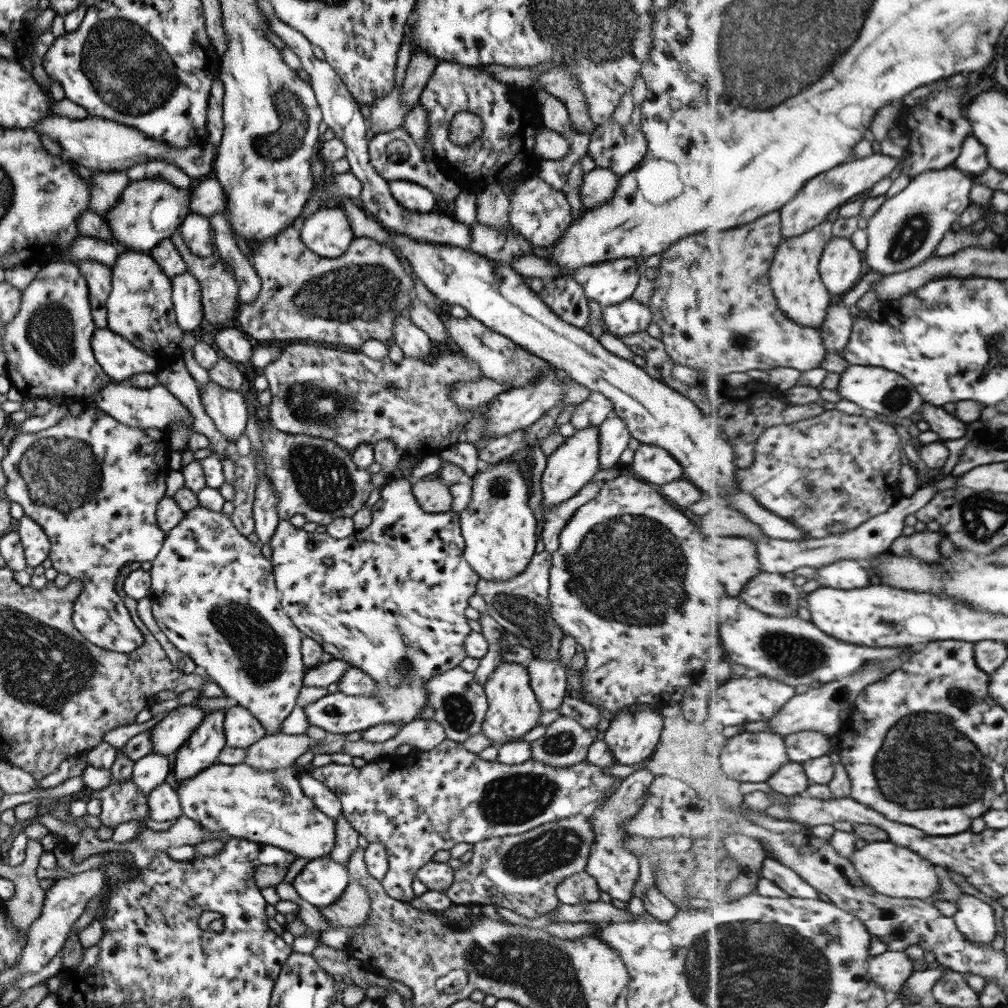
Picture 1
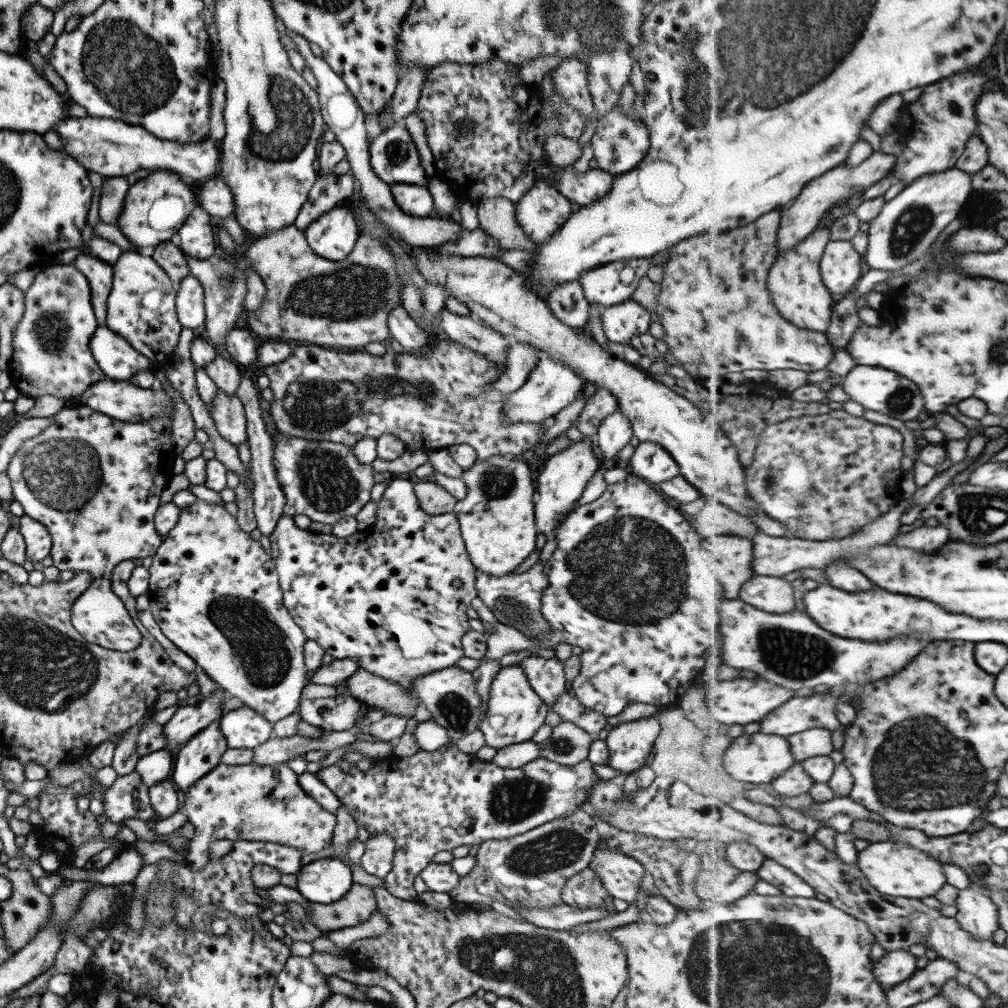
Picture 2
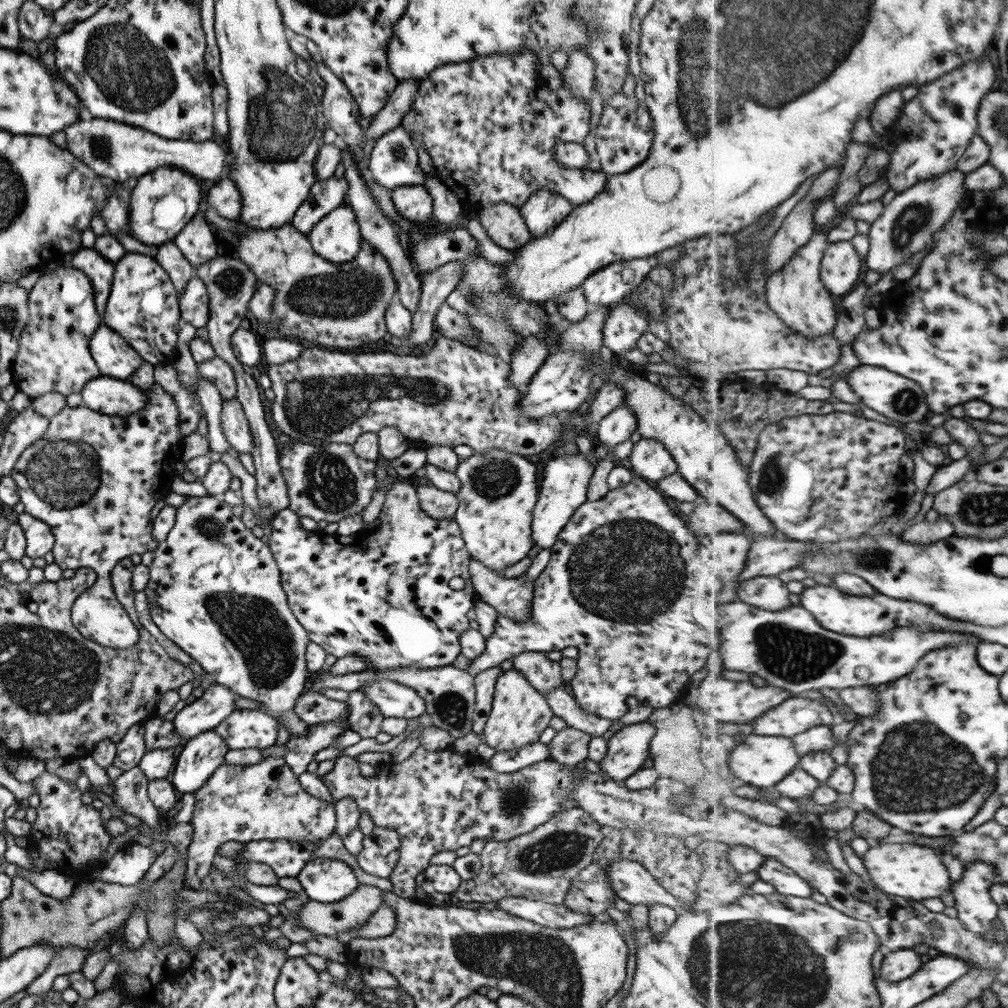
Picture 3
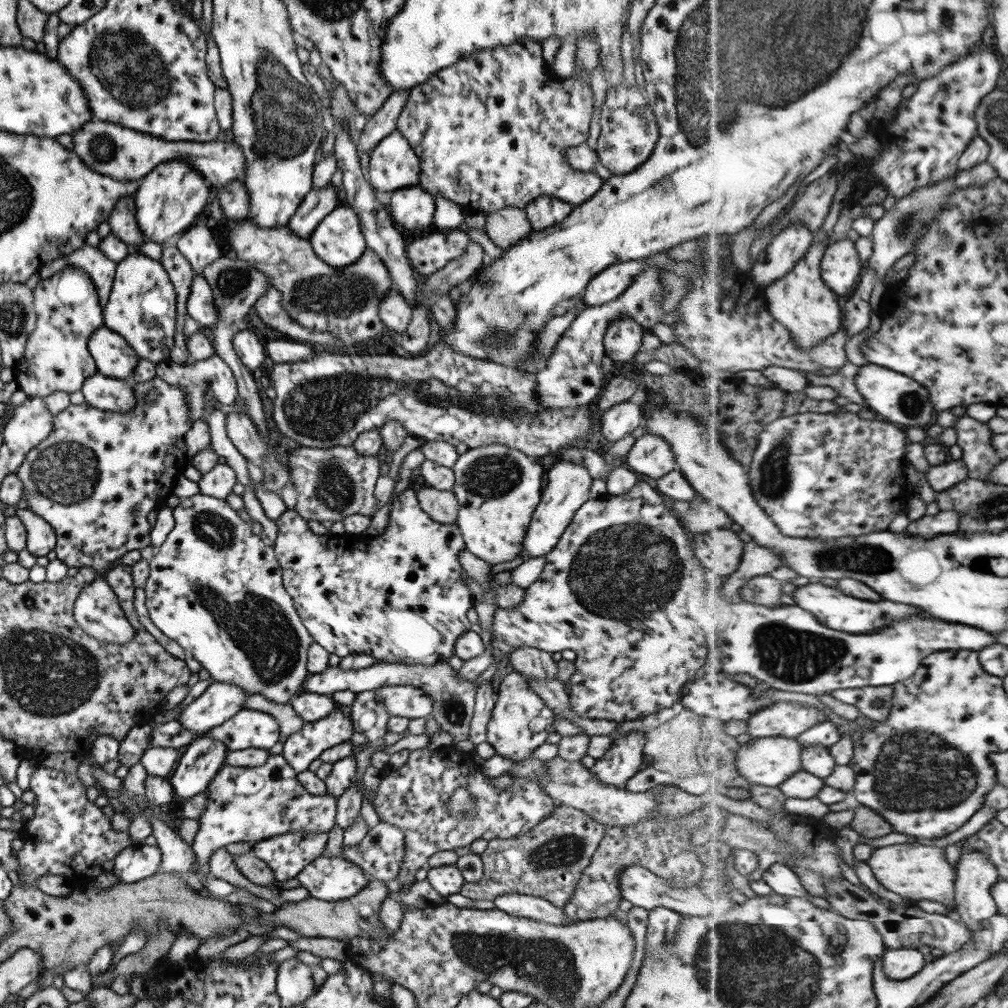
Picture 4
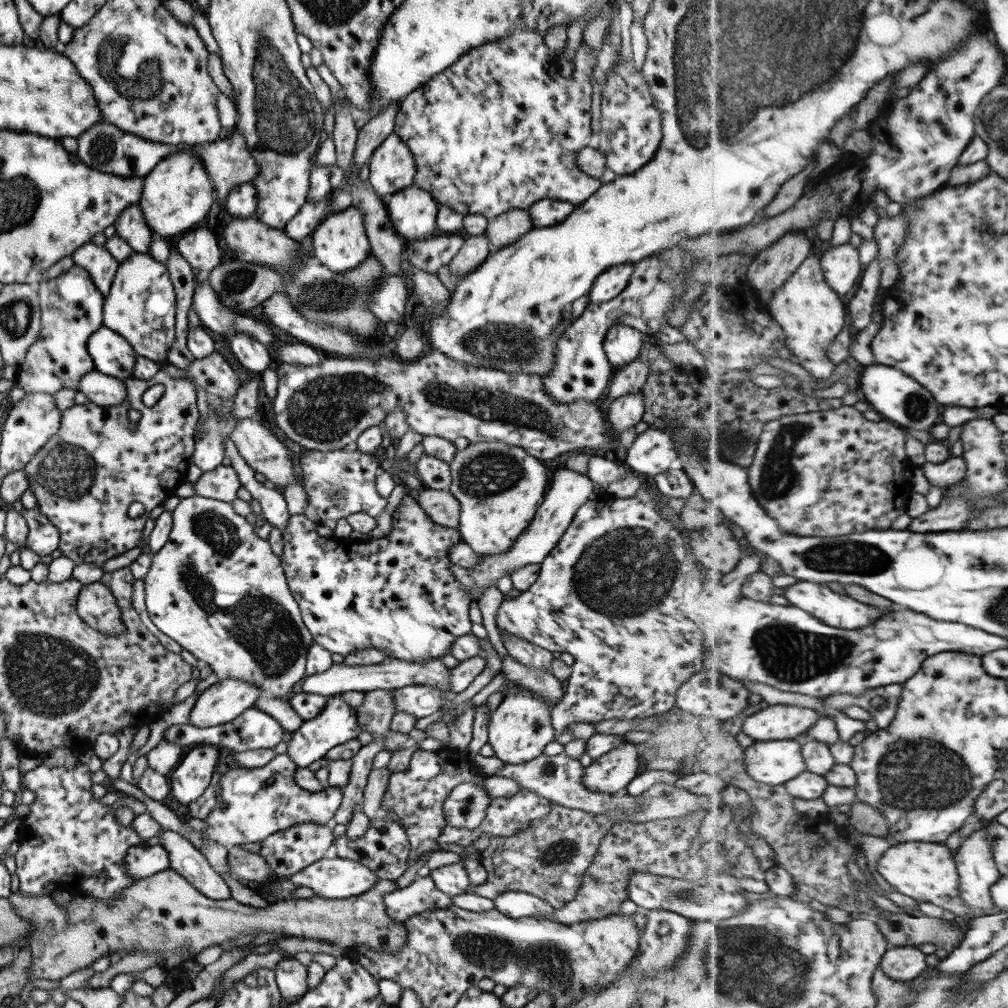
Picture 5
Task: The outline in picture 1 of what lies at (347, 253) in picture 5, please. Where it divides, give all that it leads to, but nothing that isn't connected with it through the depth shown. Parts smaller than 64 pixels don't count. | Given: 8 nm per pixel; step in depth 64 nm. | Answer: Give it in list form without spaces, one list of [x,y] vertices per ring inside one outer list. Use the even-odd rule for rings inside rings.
[[[339,208],[317,209],[304,218],[299,229],[305,248],[326,259],[341,256],[353,240],[349,221]]]

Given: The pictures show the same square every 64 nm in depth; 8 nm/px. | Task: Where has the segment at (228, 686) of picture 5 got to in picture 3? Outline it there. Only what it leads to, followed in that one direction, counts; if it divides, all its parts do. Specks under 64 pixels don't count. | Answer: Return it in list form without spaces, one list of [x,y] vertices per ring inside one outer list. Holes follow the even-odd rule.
[[[212,682],[201,697],[190,699],[172,719],[173,730],[183,740],[213,729],[235,710],[232,690]]]

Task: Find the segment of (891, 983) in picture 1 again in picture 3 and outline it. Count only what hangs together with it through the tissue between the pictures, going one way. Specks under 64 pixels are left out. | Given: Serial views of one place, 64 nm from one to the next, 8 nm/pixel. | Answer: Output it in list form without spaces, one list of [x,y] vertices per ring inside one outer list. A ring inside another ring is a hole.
[[[901,949],[883,952],[880,976],[889,982],[899,982],[916,974],[923,966],[921,958],[915,950]]]

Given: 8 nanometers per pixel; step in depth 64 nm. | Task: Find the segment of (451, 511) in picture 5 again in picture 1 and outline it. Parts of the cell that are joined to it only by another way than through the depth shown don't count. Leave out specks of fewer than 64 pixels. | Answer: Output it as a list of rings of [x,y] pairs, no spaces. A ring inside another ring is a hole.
[[[437,477],[417,481],[410,489],[423,512],[433,514],[450,511],[452,496],[447,486]]]

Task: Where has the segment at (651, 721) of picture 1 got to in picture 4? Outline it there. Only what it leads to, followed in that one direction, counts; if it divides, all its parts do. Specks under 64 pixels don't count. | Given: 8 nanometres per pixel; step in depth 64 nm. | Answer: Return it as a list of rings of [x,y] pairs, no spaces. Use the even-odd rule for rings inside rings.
[[[630,730],[624,736],[613,739],[608,750],[595,760],[589,770],[599,782],[619,788],[639,770],[644,744],[645,733]]]

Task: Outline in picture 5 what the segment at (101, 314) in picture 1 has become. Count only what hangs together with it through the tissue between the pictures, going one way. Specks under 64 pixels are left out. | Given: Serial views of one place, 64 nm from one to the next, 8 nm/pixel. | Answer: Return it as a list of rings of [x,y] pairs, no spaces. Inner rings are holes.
[[[88,241],[77,247],[71,254],[71,260],[88,272],[92,283],[103,298],[109,292],[118,262],[104,249]]]

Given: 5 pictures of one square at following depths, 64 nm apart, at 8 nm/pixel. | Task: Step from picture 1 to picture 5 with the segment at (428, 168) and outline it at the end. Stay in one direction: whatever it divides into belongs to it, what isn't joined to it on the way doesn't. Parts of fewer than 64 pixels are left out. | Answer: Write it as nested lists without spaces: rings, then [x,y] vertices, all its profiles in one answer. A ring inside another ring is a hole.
[[[395,133],[389,134],[369,157],[369,184],[378,195],[392,195],[413,185],[415,163],[407,145]]]

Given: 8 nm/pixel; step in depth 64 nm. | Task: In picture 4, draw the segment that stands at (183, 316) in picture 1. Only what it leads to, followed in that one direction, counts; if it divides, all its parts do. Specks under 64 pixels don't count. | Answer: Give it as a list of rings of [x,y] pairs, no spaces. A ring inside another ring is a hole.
[[[195,274],[192,278],[185,309],[187,318],[191,317],[201,328],[211,328],[219,320],[213,306],[211,289],[199,274]]]

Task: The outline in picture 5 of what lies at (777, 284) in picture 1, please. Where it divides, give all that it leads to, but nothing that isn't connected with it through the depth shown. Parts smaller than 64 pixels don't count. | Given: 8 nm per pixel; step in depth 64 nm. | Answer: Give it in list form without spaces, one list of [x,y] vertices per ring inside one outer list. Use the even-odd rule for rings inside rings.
[[[811,252],[769,303],[774,320],[785,329],[789,348],[798,356],[802,368],[818,380],[831,378],[837,364],[826,355],[826,348],[844,331],[847,312],[840,293],[825,280],[822,257]]]

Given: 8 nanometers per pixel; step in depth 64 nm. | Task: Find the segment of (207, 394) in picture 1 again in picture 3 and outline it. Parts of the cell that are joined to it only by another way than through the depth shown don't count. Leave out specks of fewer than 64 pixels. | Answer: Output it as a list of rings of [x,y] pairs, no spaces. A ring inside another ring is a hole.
[[[237,399],[221,401],[220,429],[225,440],[239,452],[250,452],[253,448],[247,419],[244,417],[242,406]]]

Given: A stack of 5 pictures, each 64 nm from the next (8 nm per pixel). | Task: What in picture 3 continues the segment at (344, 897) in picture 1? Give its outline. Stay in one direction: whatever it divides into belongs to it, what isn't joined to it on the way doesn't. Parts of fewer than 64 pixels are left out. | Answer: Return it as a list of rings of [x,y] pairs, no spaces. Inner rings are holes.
[[[357,885],[353,892],[345,898],[333,903],[321,903],[316,900],[308,900],[297,911],[299,922],[307,930],[312,930],[316,935],[325,935],[336,938],[336,934],[344,933],[353,929],[359,930],[362,924],[379,908],[382,904],[381,891],[379,888],[370,885]]]

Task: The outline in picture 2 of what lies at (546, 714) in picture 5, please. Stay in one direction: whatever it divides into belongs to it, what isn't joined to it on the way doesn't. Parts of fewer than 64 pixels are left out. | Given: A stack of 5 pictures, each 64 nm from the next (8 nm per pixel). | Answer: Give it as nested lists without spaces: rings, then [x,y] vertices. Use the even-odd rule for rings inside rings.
[[[517,665],[501,667],[489,687],[484,718],[478,729],[484,736],[485,745],[500,749],[510,744],[529,741],[543,724],[549,707],[533,692],[527,677]]]

